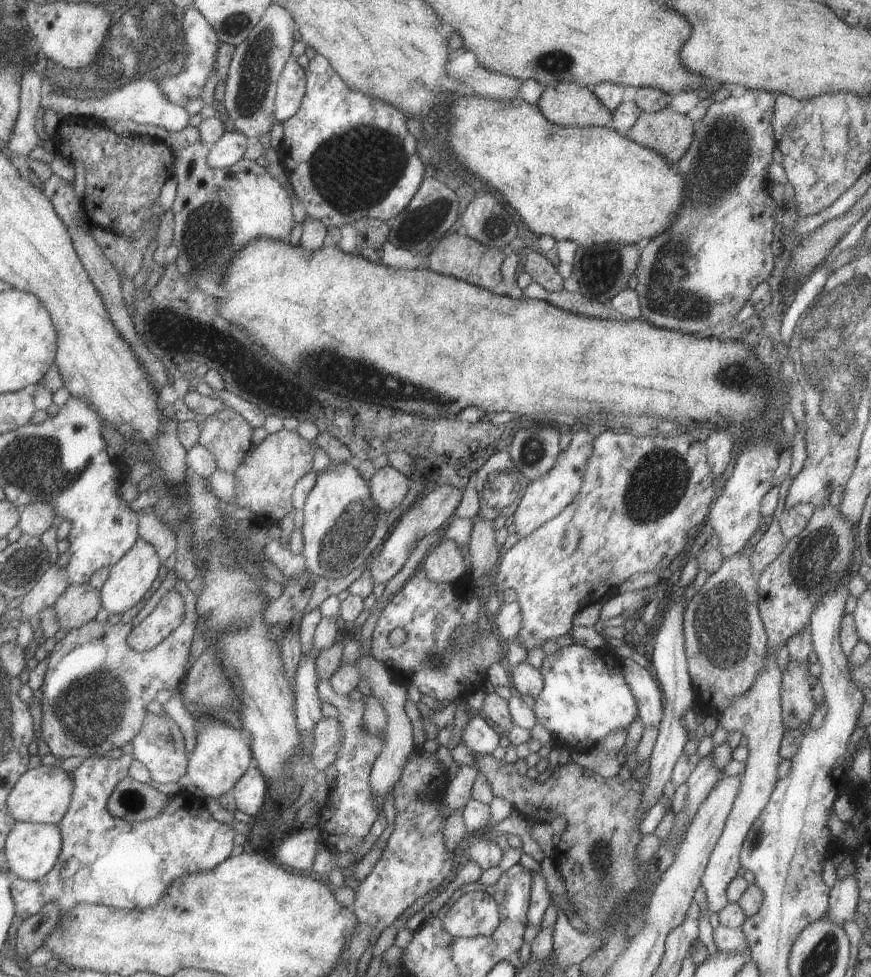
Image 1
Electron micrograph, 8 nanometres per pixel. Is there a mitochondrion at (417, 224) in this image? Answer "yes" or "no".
yes

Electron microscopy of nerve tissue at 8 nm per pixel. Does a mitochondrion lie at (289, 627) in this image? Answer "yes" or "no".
no

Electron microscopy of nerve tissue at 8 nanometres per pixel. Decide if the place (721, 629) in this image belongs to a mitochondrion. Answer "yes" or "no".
yes

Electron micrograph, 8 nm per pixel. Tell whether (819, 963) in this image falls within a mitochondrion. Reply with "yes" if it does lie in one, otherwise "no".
yes

